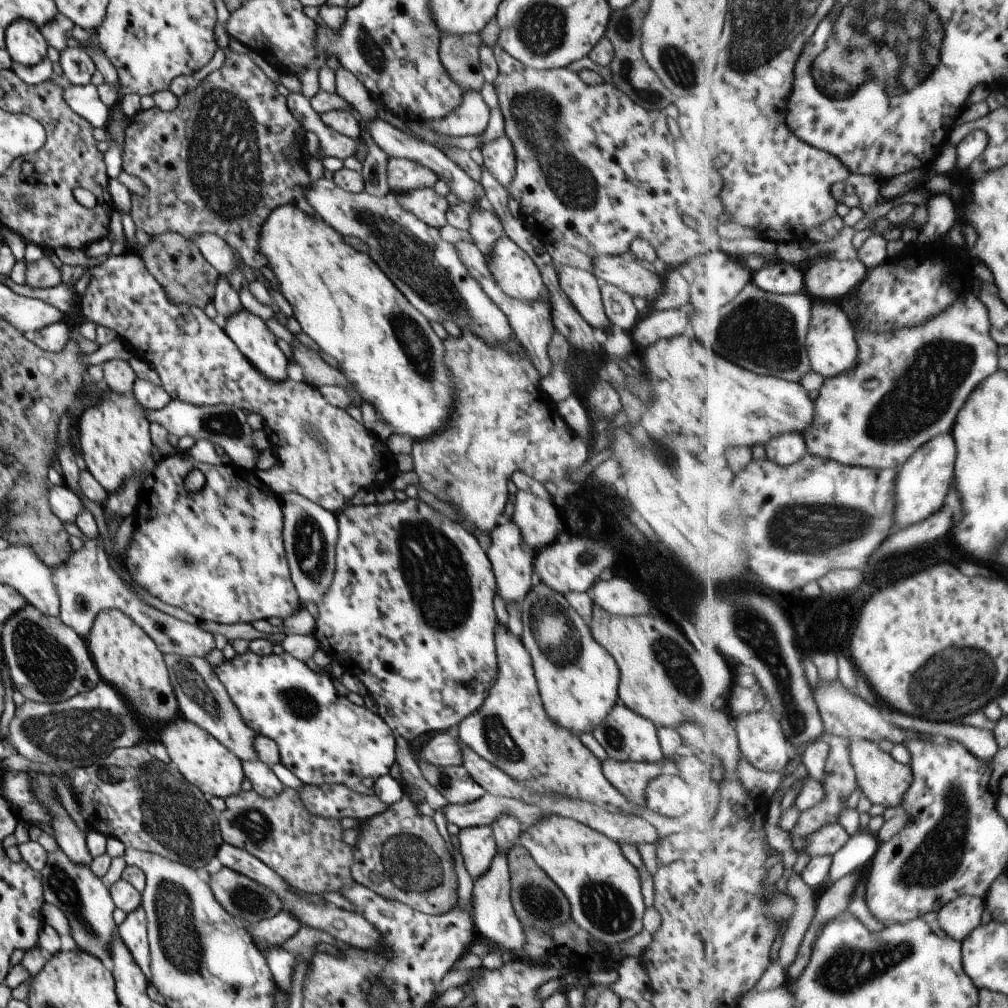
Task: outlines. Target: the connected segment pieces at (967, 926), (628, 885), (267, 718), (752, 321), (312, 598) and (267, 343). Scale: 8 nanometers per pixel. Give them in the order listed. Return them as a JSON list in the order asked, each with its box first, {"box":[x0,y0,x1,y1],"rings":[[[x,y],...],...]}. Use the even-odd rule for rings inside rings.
[{"box":[938,897,987,942],"rings":[[[958,897],[938,913],[939,924],[950,937],[964,942],[982,926],[987,905],[980,897]]]},{"box":[517,813,647,945],"rings":[[[545,813],[536,824],[523,827],[517,842],[528,850],[534,862],[544,869],[566,895],[572,923],[589,932],[596,941],[606,945],[619,945],[642,932],[643,914],[647,906],[641,891],[641,876],[639,870],[624,857],[615,840],[571,818]]]},{"box":[213,650,396,795],"rings":[[[250,650],[246,651],[244,654],[236,654],[232,659],[225,659],[222,664],[214,665],[213,669],[216,676],[220,679],[220,682],[222,682],[225,689],[228,691],[231,701],[240,711],[244,722],[246,722],[257,735],[270,737],[273,741],[277,742],[281,763],[286,766],[294,776],[297,776],[304,785],[344,785],[356,792],[356,794],[374,795],[373,786],[376,784],[378,778],[388,775],[391,766],[396,763],[396,739],[394,739],[392,729],[384,722],[384,719],[380,715],[370,711],[370,709],[364,706],[358,706],[347,699],[347,697],[340,695],[334,687],[334,678],[332,678],[328,669],[316,672],[310,669],[304,661],[294,658],[286,651],[279,655],[275,655],[272,652],[268,656],[258,656]]]},{"box":[689,282,814,382],"rings":[[[752,282],[739,294],[738,301],[727,308],[723,317],[715,313],[707,314],[694,310],[690,314],[689,333],[707,349],[711,349],[714,345],[720,354],[736,359],[740,365],[748,366],[754,372],[801,382],[806,373],[813,369],[810,351],[806,349],[813,319],[813,303],[814,298],[808,292],[781,295],[762,290]]]},{"box":[280,492,339,606],"rings":[[[297,492],[280,495],[283,510],[283,543],[291,579],[303,606],[317,602],[328,590],[335,573],[335,548],[339,535],[337,515]]]},{"box":[223,308,288,381],"rings":[[[242,308],[227,318],[223,329],[265,377],[273,381],[287,378],[288,359],[278,347],[276,335],[260,317]]]}]

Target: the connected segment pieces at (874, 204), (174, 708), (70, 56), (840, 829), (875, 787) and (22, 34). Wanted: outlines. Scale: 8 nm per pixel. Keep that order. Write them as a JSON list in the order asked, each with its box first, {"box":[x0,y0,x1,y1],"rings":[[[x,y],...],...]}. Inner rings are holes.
[{"box":[847,173,888,231],"rings":[[[852,173],[847,183],[852,184],[860,200],[860,206],[865,214],[862,219],[853,225],[856,231],[864,230],[872,225],[880,217],[888,212],[888,204],[880,204],[880,198],[884,197],[882,192],[883,180],[872,175]]]},{"box":[86,610,180,724],"rings":[[[121,610],[100,611],[86,637],[87,647],[102,680],[116,687],[133,712],[147,724],[173,721],[180,715],[163,652],[156,643]]]},{"box":[59,46,96,85],"rings":[[[80,46],[67,47],[59,52],[60,66],[68,80],[74,85],[85,85],[91,82],[96,72],[94,61]]]},{"box":[806,822,852,857],"rings":[[[841,822],[828,825],[809,838],[806,852],[812,857],[834,856],[850,842],[850,838],[852,838],[852,835]]]},{"box":[851,740,915,807],"rings":[[[854,740],[851,744],[851,759],[856,769],[862,791],[873,804],[902,807],[908,790],[915,782],[915,772],[911,766],[900,762],[892,753],[884,750],[873,740]]]},{"box":[5,19,47,66],"rings":[[[18,19],[5,30],[5,49],[14,62],[24,66],[38,64],[47,57],[47,47],[40,26],[28,19]]]}]

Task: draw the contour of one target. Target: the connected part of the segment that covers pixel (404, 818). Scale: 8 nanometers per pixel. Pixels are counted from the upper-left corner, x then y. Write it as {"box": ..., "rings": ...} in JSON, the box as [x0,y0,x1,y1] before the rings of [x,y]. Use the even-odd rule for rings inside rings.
{"box":[350,786,458,916],"rings":[[[406,786],[402,800],[388,805],[389,807],[379,815],[361,822],[360,837],[352,847],[353,866],[350,874],[359,885],[365,886],[389,901],[401,902],[416,912],[428,916],[440,916],[451,911],[457,904],[458,881],[454,869],[454,858],[450,854],[447,842],[442,838],[436,823],[430,817],[421,815],[418,803],[413,803],[408,795],[413,786]]]}

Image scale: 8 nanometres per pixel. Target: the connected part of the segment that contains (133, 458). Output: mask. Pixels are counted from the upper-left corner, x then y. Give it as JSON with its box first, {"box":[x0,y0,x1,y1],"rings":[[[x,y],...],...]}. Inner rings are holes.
{"box":[77,385,156,492],"rings":[[[104,385],[99,399],[87,406],[77,420],[80,430],[83,459],[87,469],[107,490],[116,492],[130,476],[151,474],[156,464],[152,462],[152,440],[150,439],[147,410],[133,394],[120,394]]]}

